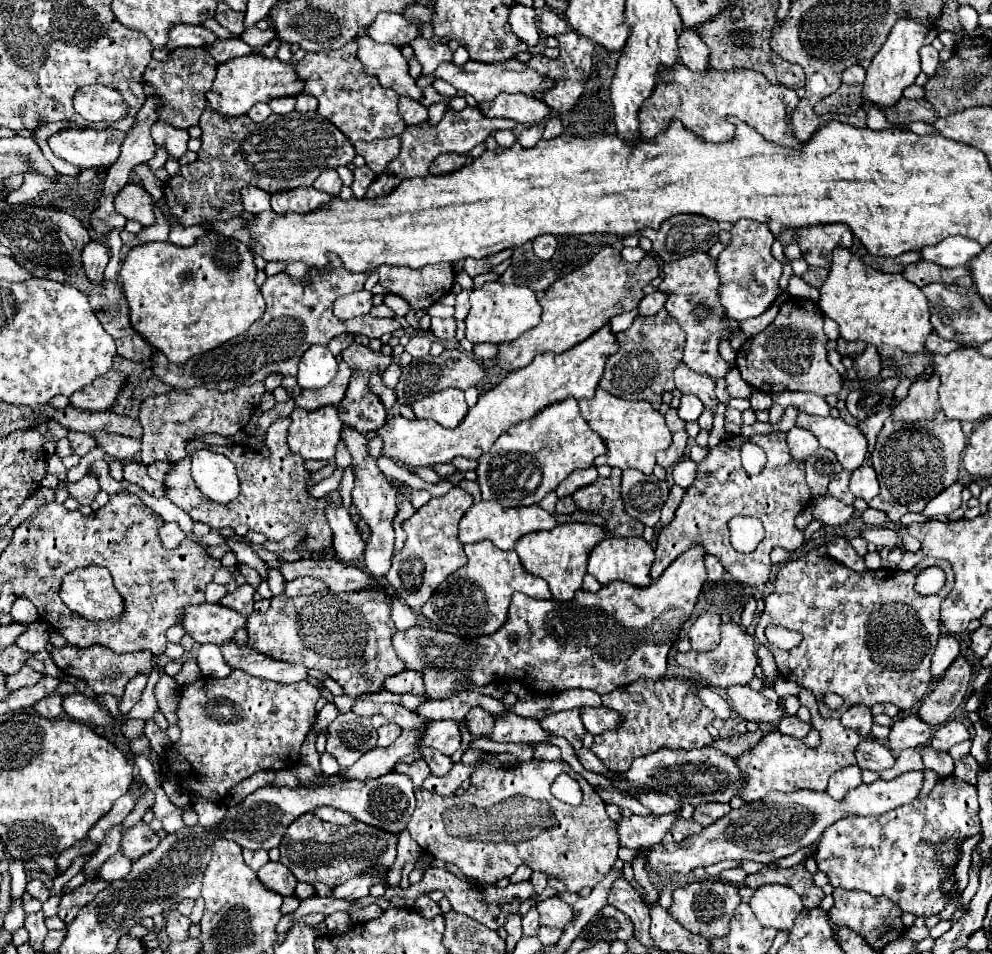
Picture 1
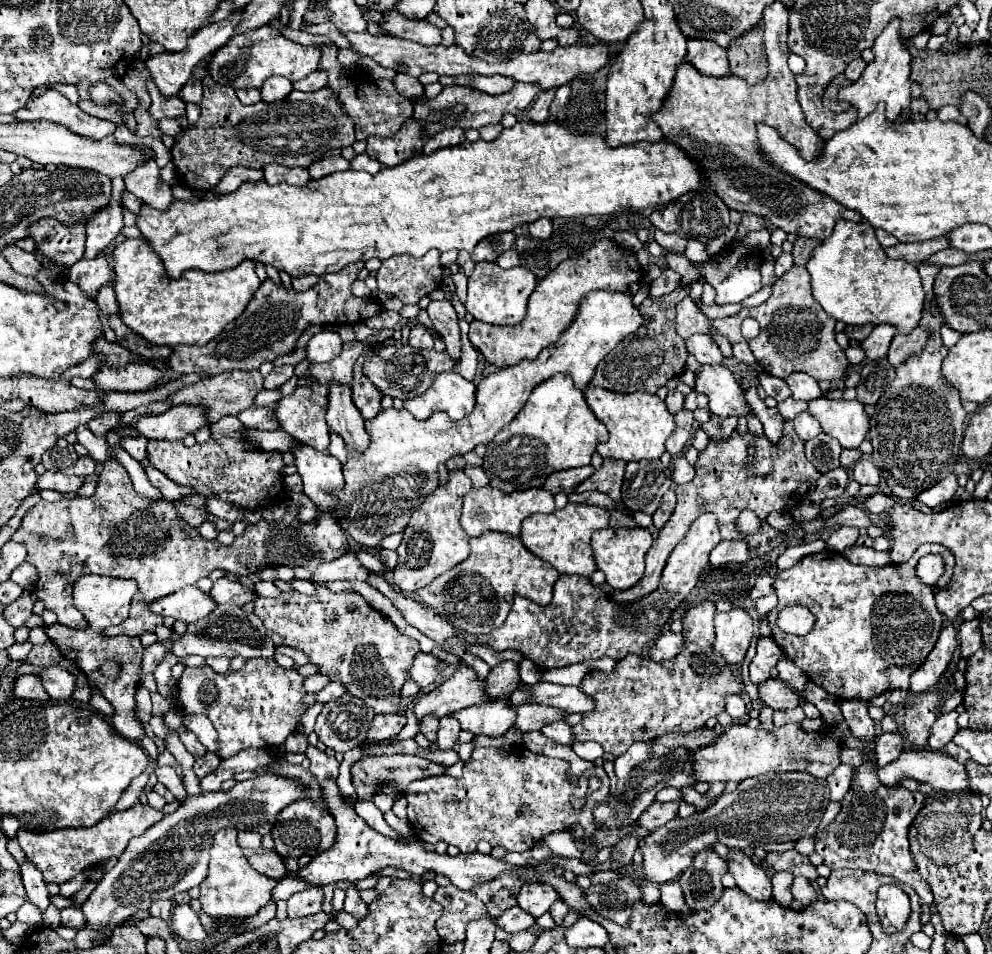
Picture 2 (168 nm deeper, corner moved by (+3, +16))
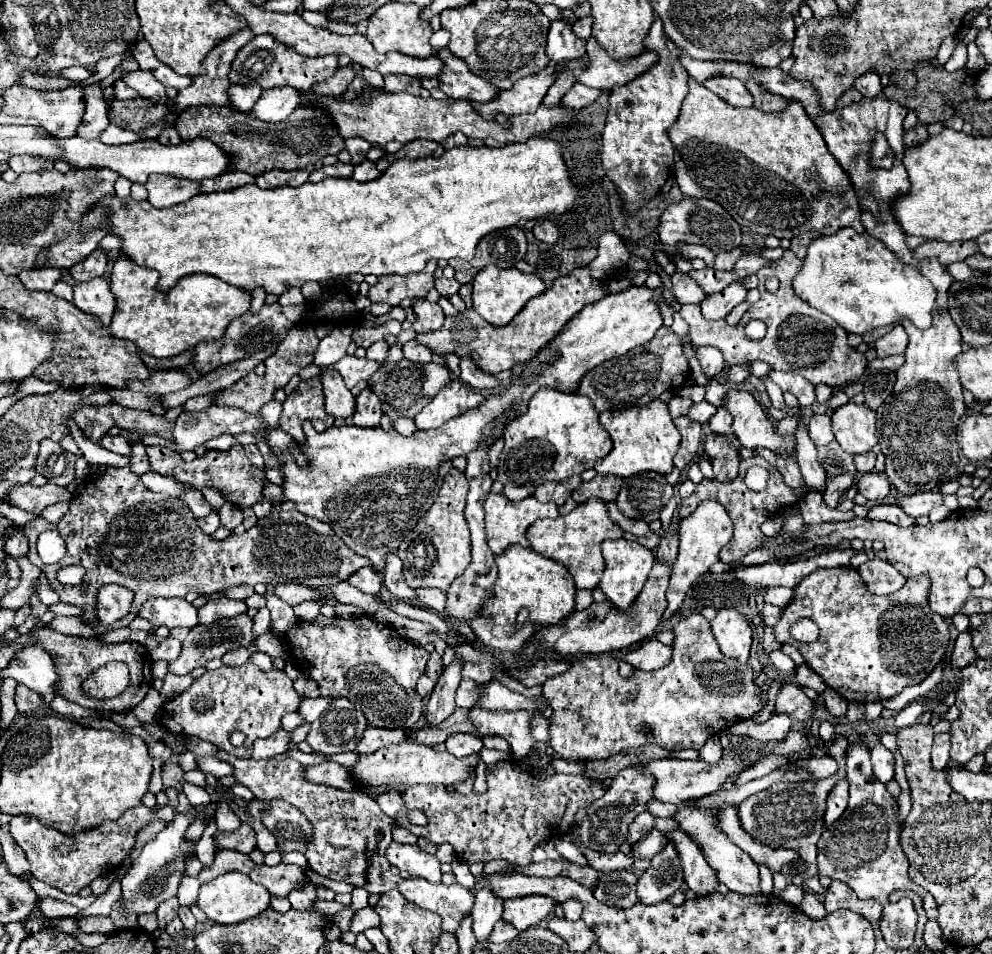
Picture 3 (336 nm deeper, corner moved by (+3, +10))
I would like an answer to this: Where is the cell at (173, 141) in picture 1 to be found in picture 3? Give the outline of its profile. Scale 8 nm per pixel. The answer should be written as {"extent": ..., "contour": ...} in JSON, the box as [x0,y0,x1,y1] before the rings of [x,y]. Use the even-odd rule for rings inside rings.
{"extent":[121,72,167,102],"contour":[[[129,72],[125,76],[121,76],[121,80],[131,86],[133,90],[137,90],[143,98],[155,100],[155,102],[167,102],[167,94],[165,94],[165,86],[161,82],[155,80],[155,76],[151,72]]]}

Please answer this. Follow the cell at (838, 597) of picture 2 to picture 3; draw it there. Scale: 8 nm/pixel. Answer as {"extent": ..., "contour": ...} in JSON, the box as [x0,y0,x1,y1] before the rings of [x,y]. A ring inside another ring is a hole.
{"extent":[775,568,949,704],"contour":[[[821,568],[809,574],[809,578],[801,582],[801,586],[797,586],[791,604],[785,608],[781,620],[775,624],[775,638],[783,644],[787,642],[797,646],[805,662],[823,678],[823,682],[831,690],[839,692],[845,700],[859,704],[887,700],[897,696],[907,686],[923,682],[943,660],[945,650],[949,646],[949,624],[945,618],[941,618],[927,606],[927,592],[929,578],[917,576],[907,580],[905,586],[893,594],[873,596],[869,594],[869,590],[865,590],[865,584],[861,582],[861,576],[855,568]],[[801,618],[809,618],[819,626],[819,640],[803,644],[791,636],[791,626]]]}

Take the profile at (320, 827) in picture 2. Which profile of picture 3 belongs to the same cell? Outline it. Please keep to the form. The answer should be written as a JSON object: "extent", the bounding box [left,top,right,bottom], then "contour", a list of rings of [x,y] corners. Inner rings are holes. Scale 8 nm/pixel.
{"extent":[261,802,313,852],"contour":[[[269,802],[267,814],[261,814],[261,822],[277,838],[281,852],[303,852],[305,846],[309,846],[313,826],[309,826],[309,820],[295,806],[289,806],[289,802]]]}

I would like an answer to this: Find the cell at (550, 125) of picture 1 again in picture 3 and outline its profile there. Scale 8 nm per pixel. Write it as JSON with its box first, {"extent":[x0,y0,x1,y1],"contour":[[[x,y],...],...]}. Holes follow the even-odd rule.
{"extent":[561,82,601,108],"contour":[[[577,82],[577,84],[573,86],[573,90],[563,98],[561,104],[569,106],[569,108],[585,108],[585,106],[589,106],[591,102],[595,102],[595,100],[599,98],[599,94],[601,94],[599,90],[589,88],[589,86]]]}

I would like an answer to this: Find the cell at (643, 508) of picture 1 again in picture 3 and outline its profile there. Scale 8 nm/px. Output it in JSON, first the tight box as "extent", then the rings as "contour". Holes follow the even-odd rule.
{"extent":[615,472,673,522],"contour":[[[645,472],[623,480],[615,504],[627,518],[653,522],[659,520],[659,514],[671,496],[673,486],[663,474]]]}

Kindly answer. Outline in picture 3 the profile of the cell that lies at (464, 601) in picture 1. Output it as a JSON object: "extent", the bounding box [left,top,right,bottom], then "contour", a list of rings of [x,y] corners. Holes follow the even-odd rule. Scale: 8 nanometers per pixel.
{"extent":[469,546,577,652],"contour":[[[511,546],[511,550],[497,556],[497,568],[499,576],[497,584],[493,586],[493,598],[489,598],[489,606],[481,610],[481,618],[469,622],[475,636],[487,648],[501,652],[519,652],[521,646],[533,636],[535,626],[555,626],[575,612],[577,586],[565,564],[541,556],[533,548]],[[523,608],[527,608],[529,616],[527,622],[519,628],[517,614]]]}

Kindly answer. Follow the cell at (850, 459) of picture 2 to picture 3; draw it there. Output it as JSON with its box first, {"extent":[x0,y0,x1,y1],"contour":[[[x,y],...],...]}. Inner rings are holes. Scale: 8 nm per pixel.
{"extent":[855,452,877,474],"contour":[[[867,452],[867,454],[855,456],[855,466],[857,466],[857,470],[859,470],[861,474],[873,472],[873,470],[875,470],[875,458],[877,458],[875,452]]]}

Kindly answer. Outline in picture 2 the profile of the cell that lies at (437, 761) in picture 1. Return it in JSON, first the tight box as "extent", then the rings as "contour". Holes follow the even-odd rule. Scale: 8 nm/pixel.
{"extent":[419,716,439,742],"contour":[[[429,716],[429,718],[425,718],[423,722],[421,722],[421,728],[419,728],[419,732],[429,740],[429,742],[437,742],[437,726],[439,726],[439,720],[437,718],[433,718],[433,716]]]}

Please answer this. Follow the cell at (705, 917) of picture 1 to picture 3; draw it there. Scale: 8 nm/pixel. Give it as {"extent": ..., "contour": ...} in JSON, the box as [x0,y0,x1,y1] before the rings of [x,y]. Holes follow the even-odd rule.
{"extent":[665,830,717,896],"contour":[[[681,830],[667,832],[665,838],[669,842],[673,842],[677,854],[681,858],[681,868],[683,868],[687,886],[703,896],[715,892],[717,874],[713,874],[713,870],[709,870],[709,864],[705,862],[701,850],[697,850],[697,844]]]}

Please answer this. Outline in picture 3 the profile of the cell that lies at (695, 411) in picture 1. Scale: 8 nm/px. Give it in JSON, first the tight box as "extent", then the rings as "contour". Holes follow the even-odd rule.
{"extent":[687,400,717,424],"contour":[[[703,400],[703,402],[699,402],[699,404],[693,404],[687,416],[689,416],[691,420],[697,420],[697,422],[705,424],[705,422],[709,422],[709,418],[711,418],[715,412],[717,412],[717,408],[715,408],[713,404],[709,404],[707,400]]]}

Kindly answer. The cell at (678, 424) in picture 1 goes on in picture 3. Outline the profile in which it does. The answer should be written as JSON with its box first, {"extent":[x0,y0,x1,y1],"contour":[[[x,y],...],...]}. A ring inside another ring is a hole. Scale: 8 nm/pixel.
{"extent":[669,396,693,418],"contour":[[[673,396],[673,398],[671,398],[671,402],[669,402],[669,412],[671,412],[671,416],[673,416],[673,418],[683,416],[683,414],[687,414],[687,412],[689,412],[691,404],[693,404],[693,400],[691,400],[691,398]]]}

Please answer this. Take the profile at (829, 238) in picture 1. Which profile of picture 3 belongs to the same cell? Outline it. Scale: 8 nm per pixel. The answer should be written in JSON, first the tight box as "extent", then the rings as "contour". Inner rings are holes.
{"extent":[669,78,865,238],"contour":[[[689,78],[689,94],[683,100],[679,120],[669,128],[669,138],[677,154],[675,178],[681,192],[685,196],[719,202],[741,224],[743,230],[761,236],[773,234],[777,238],[793,238],[809,230],[833,234],[845,226],[865,232],[861,208],[849,176],[833,158],[833,154],[829,154],[819,128],[799,102],[789,102],[789,108],[773,114],[765,114],[757,108],[737,110],[735,106],[721,102],[703,84]]]}

